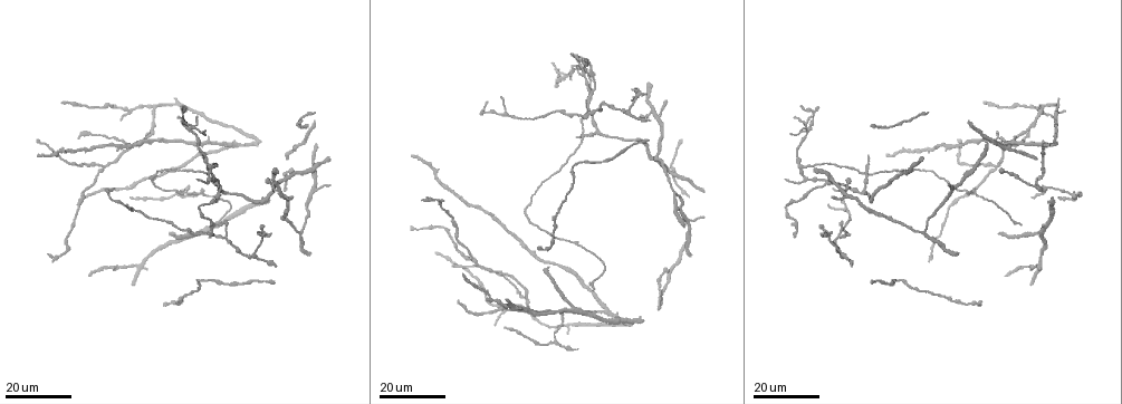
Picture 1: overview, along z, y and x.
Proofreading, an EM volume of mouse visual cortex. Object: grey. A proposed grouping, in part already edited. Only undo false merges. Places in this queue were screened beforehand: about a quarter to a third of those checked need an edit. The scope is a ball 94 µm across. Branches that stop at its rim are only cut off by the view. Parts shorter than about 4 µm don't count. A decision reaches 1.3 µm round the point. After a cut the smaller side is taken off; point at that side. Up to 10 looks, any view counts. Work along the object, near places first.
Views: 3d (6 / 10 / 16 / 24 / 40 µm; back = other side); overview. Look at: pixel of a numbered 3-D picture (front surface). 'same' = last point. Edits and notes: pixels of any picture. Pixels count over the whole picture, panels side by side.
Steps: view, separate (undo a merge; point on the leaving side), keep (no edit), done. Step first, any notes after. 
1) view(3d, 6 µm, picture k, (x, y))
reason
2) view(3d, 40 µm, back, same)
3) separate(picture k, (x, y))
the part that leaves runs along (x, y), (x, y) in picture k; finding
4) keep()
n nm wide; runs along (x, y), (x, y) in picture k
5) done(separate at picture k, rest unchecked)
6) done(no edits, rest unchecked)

view(3d, 24 µm, picture 1, (800, 167))

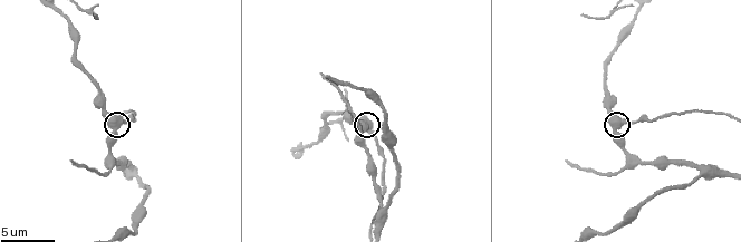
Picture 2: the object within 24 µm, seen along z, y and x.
view(3d, 6 µm, picture 2, (115, 127))
zoom in

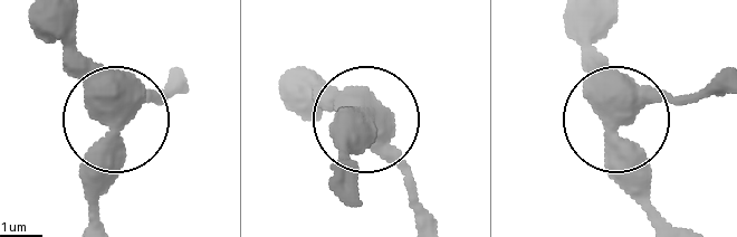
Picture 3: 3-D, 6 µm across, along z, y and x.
separate(picture 3, (160, 91))
the part that leaves runs along (385, 147), (414, 218) in picture 3; a second neuron is stuck on

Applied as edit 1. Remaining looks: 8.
view(overview)

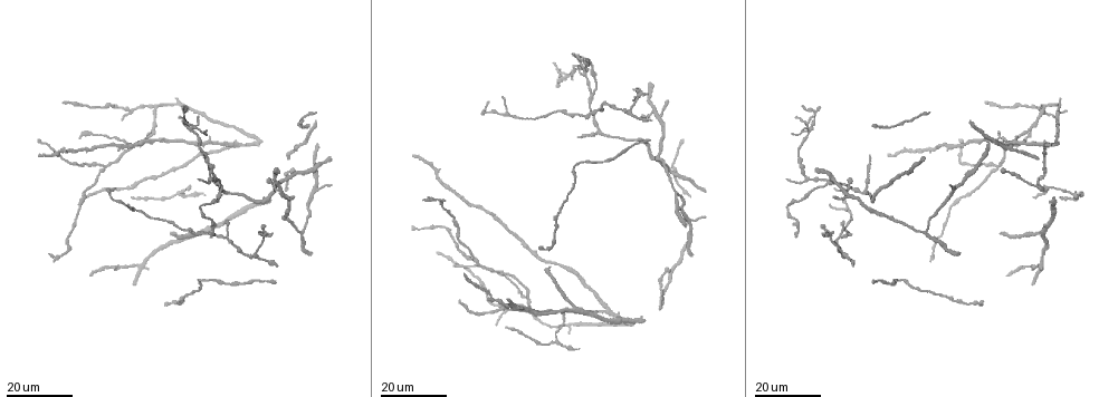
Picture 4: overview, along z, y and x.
view(3d, 24 µm, picture 4, (848, 208))
small branch off a trunk

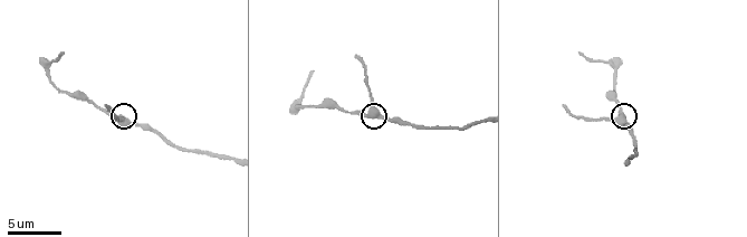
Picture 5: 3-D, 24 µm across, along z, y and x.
view(3d, 6 µm, picture 5, (618, 117))

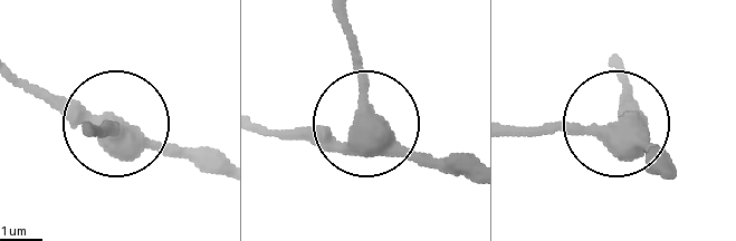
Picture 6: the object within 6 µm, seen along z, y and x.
keep()
3 arms; runs along (669, 172), (601, 125), (516, 125) in picture 6; all the same neuron

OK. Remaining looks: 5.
view(3d, 10 µm, picture 2, (300, 145))
two arms at a narrow angle

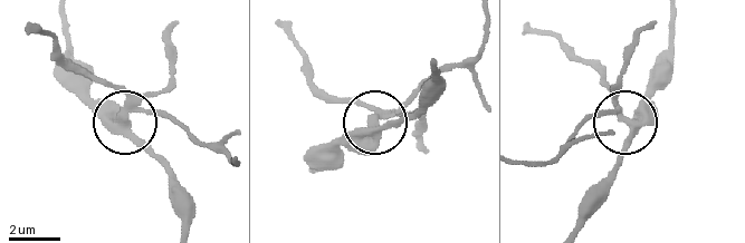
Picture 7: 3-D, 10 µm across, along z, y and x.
separate(picture 7, (127, 91))
the part that leaves runs along (108, 116), (158, 109), (228, 154) in picture 7; two neurons meet here

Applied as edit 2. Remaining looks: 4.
view(3d, 16 µm, picture 4, (868, 173))
sudden change in width

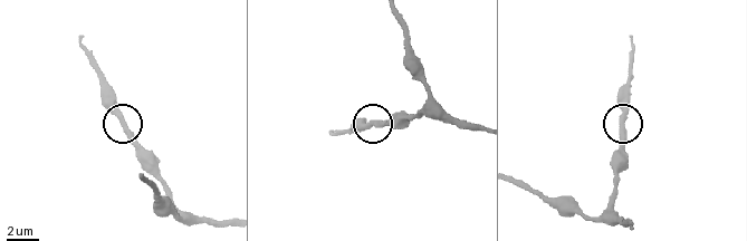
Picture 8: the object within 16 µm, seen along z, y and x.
view(3d, 6 µm, picture 8, (370, 123))

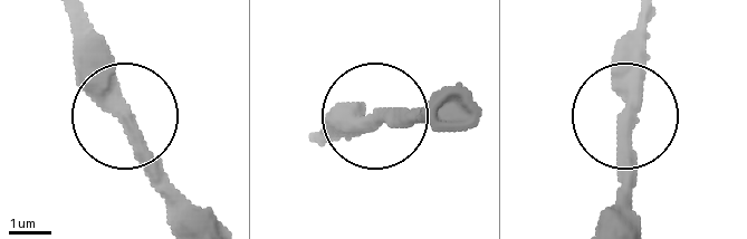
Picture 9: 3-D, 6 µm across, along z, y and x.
keep()
one neuron here

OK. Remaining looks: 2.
view(3d, 10 µm, picture 2, (385, 207))
thin arm on a thick one

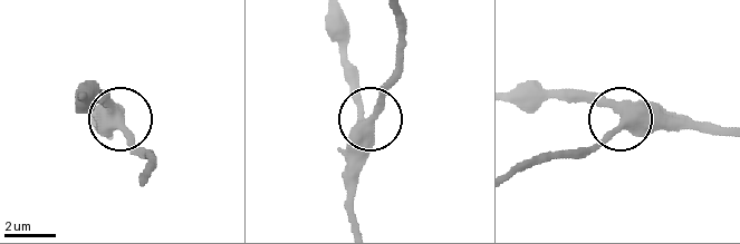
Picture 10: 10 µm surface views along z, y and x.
keep()
side arm 33 µm; runs along (357, 225), (353, 143), (395, 80) in picture 10; continuous, no second neuron

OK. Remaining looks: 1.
done(separate at picture 3, separate at picture 7, rest unchecked)

